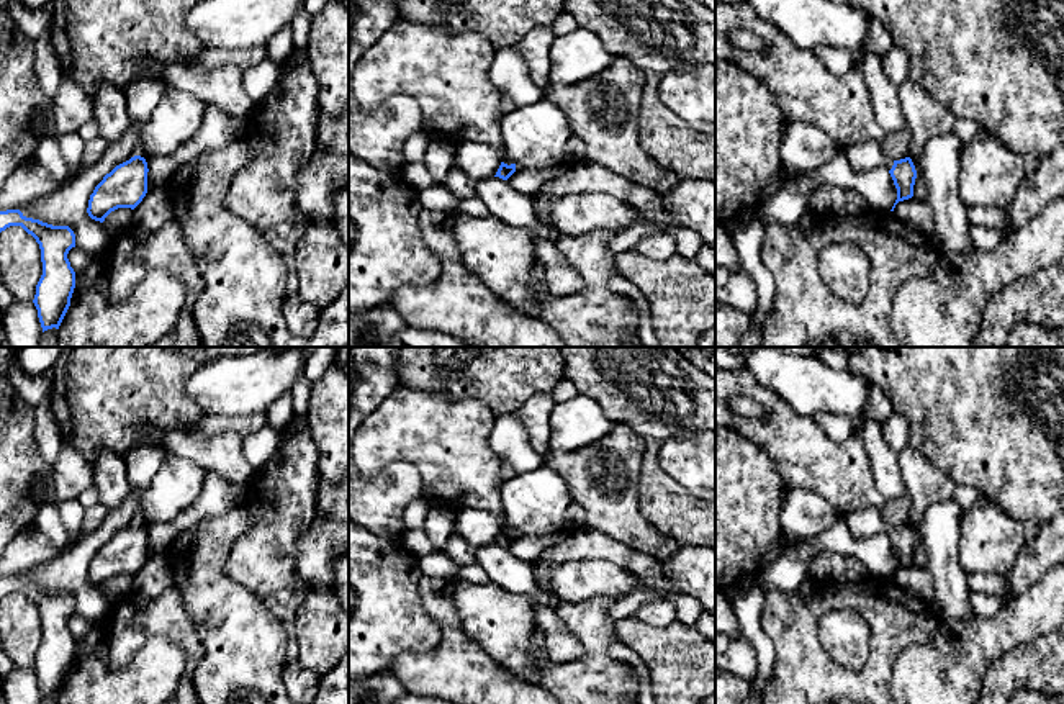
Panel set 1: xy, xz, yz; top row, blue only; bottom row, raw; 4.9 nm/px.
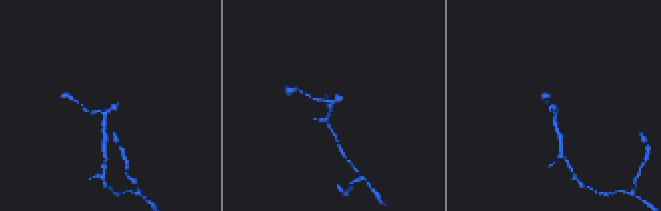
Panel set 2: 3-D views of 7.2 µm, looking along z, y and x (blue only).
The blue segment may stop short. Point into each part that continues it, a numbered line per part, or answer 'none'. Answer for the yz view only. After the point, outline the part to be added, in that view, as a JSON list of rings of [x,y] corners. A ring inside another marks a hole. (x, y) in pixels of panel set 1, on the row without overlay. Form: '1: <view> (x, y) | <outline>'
1: yz (865, 523) | [[[872,508],[851,511],[845,516],[843,521],[856,540],[877,534],[890,537],[894,532],[894,527],[886,524],[879,511]]]

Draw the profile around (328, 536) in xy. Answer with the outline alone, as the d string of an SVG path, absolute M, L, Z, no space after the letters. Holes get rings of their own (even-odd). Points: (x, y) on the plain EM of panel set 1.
M349 468L339 483L321 480L314 521L298 544L295 570L311 593L332 593L334 558L340 552L349 552Z

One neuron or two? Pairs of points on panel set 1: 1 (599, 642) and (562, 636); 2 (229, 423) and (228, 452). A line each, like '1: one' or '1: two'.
1: two
2: two

